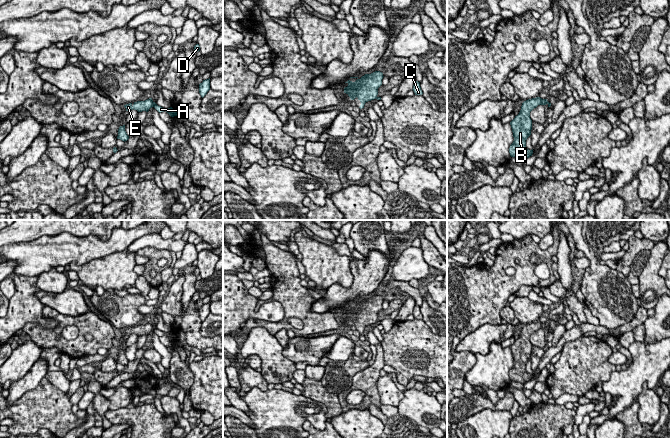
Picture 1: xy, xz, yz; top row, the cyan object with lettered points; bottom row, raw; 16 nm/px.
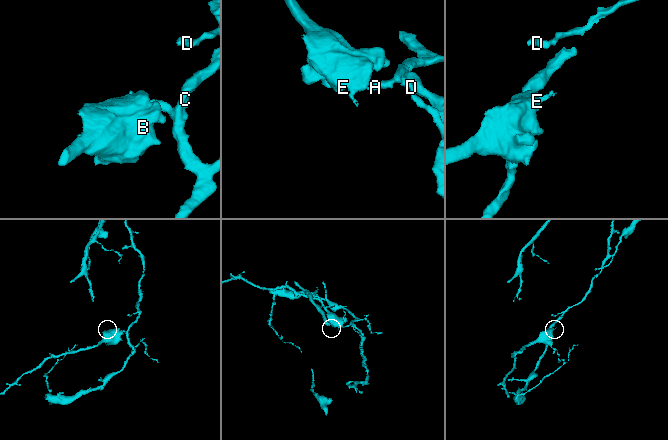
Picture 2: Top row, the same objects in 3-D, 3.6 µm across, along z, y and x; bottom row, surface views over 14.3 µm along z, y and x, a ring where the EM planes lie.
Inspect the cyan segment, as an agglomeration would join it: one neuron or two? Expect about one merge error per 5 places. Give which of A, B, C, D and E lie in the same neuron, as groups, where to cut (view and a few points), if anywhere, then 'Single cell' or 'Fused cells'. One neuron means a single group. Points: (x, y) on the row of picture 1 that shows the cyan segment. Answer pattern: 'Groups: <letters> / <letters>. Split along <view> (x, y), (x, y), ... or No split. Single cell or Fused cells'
Groups: A C D / B E. Split along xy (154, 102), (152, 106). Fused cells

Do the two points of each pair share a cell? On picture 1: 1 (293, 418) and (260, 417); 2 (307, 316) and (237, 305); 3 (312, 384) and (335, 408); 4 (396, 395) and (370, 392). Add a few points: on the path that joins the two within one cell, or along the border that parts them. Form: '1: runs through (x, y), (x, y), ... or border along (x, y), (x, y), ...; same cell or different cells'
1: runs through (285, 417), (268, 417); same cell
2: border along (281, 303), (282, 319), (261, 320); different cells
3: runs through (318, 390), (330, 402); same cell
4: border along (379, 376), (376, 388), (381, 403); different cells

